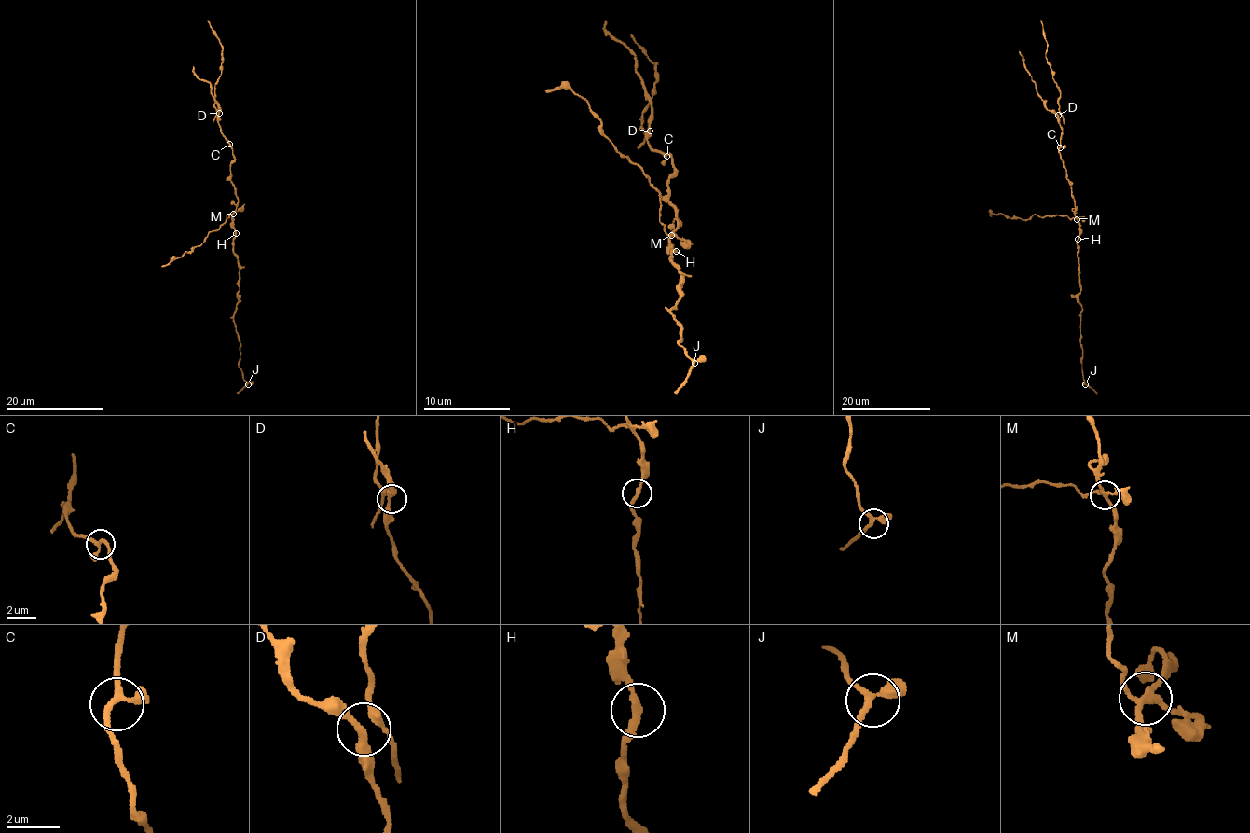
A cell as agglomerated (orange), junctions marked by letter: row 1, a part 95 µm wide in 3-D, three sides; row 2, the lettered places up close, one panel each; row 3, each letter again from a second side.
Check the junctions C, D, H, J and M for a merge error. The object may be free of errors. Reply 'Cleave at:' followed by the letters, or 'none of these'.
Cleave at: M

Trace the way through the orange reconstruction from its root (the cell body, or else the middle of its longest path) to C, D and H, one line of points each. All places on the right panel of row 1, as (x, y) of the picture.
C: (1075, 209), (1060, 147)
D: (1075, 209), (1070, 181), (1059, 151), (1062, 127), (1058, 115)
H: (1075, 209), (1079, 224), (1078, 239)

